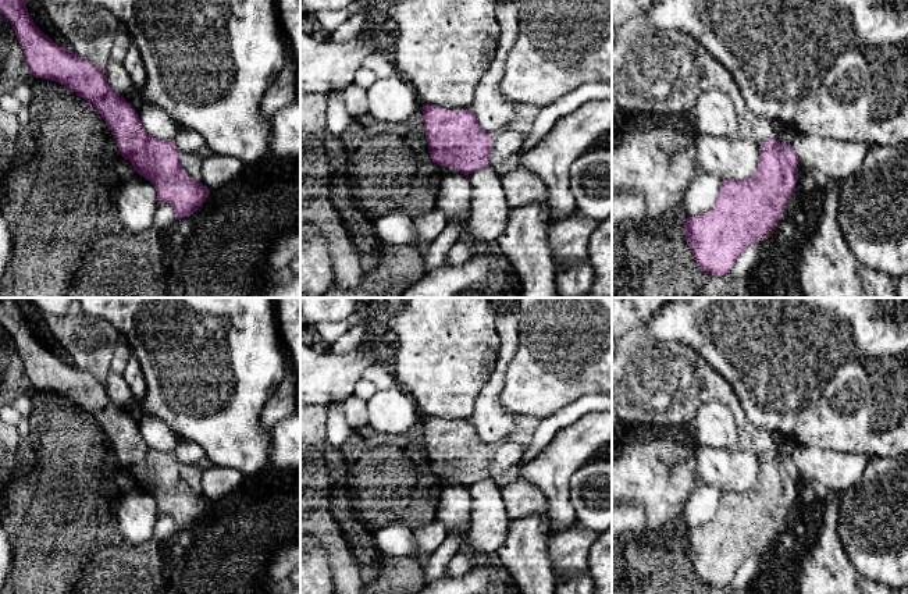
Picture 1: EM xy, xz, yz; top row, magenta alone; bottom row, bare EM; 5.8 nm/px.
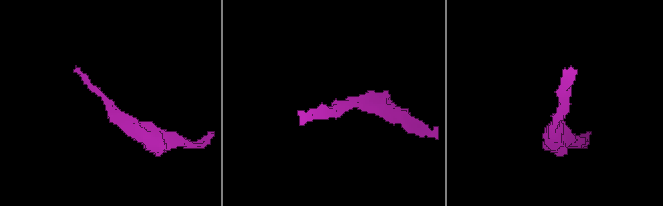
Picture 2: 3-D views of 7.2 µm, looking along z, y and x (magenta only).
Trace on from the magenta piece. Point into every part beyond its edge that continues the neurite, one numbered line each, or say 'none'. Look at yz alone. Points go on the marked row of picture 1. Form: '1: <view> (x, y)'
none

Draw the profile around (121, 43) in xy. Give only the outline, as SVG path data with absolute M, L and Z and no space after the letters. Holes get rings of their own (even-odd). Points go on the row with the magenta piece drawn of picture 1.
M125 28L120 29L114 36L111 60L122 63L129 49L129 45L131 45L131 38L128 35L128 31Z

